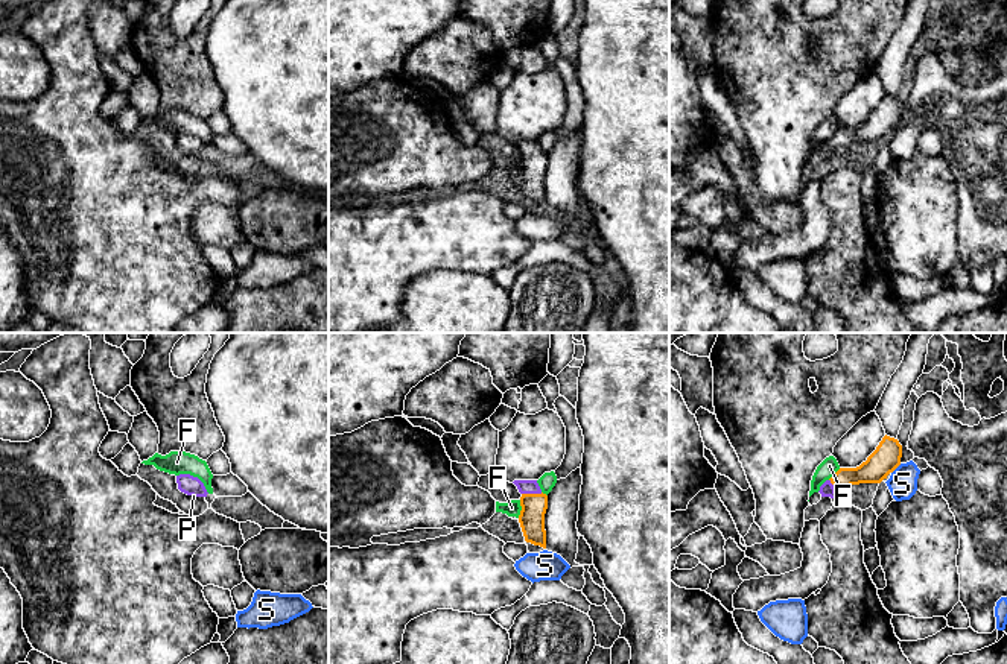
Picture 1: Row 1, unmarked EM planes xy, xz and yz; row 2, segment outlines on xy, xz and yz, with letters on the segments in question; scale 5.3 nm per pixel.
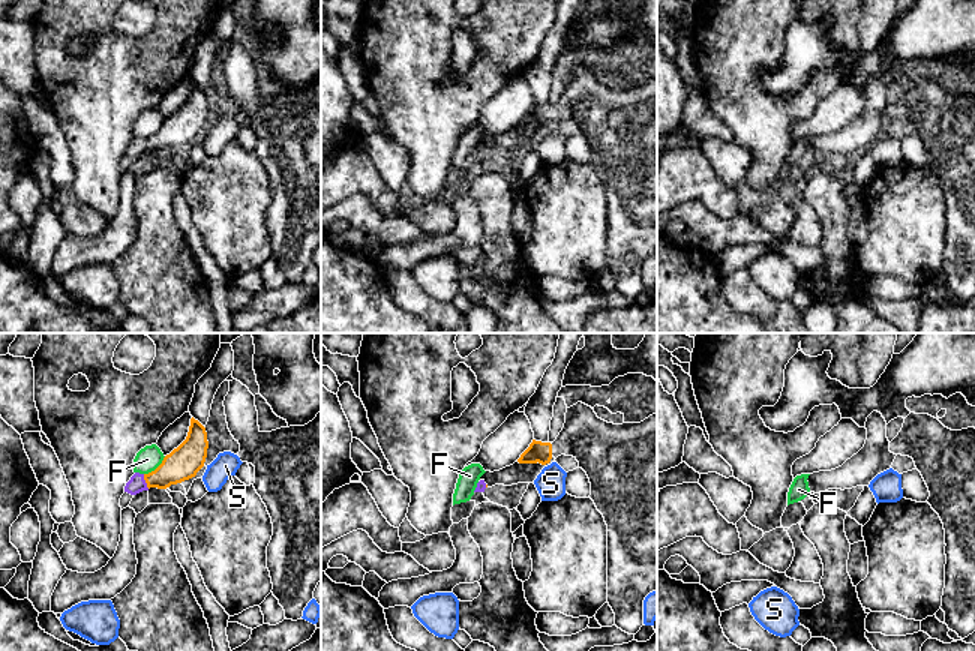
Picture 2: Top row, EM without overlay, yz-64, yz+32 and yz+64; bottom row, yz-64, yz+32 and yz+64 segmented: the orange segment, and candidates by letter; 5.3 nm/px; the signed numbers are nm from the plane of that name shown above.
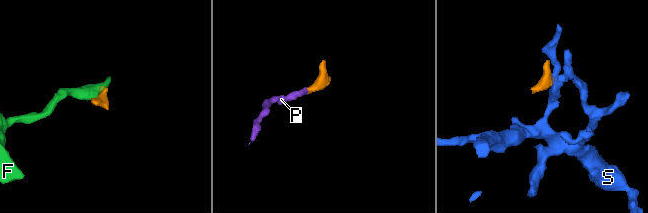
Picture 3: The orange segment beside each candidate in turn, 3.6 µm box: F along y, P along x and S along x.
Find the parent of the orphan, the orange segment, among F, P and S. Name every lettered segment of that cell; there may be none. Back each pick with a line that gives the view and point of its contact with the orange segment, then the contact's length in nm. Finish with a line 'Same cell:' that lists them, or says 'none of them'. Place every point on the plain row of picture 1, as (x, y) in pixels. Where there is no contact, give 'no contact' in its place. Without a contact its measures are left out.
P: contact xz (531, 154); length 110 nm
Same cell: P

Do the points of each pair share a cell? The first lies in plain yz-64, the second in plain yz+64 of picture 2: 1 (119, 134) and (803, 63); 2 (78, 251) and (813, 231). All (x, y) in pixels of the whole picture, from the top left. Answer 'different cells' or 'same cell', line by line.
1: different cells
2: same cell

